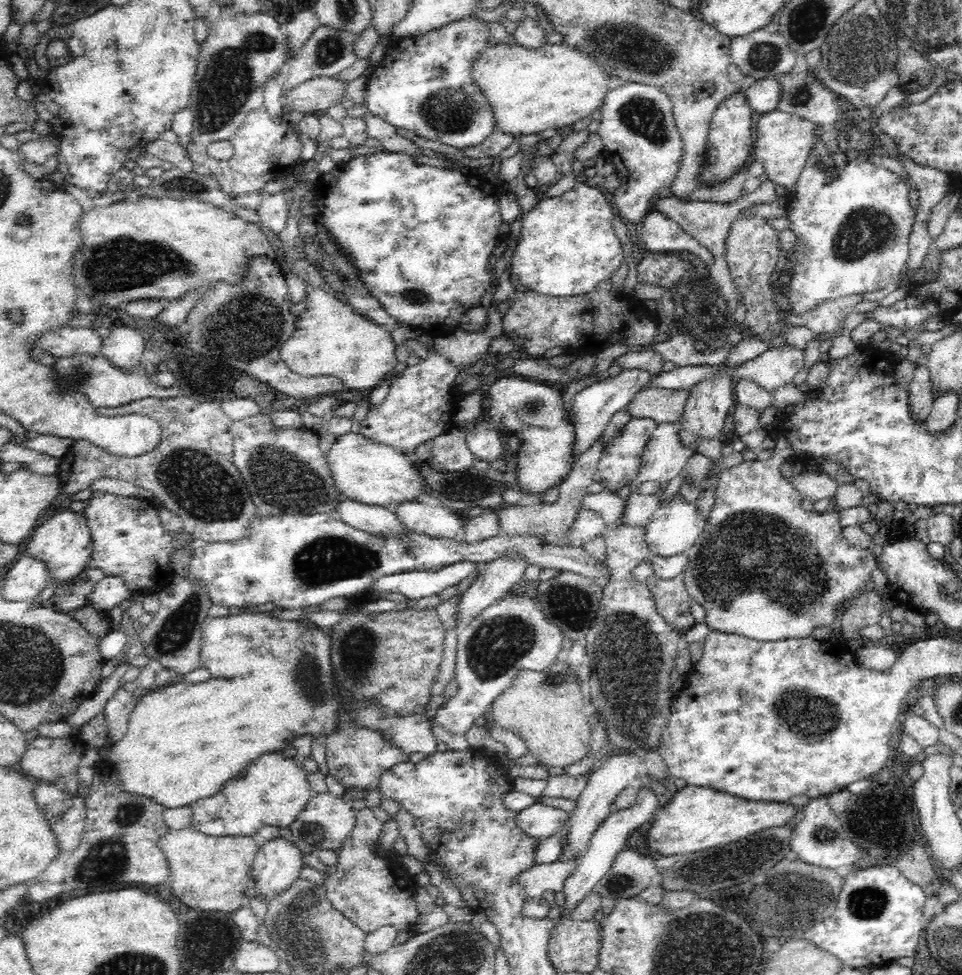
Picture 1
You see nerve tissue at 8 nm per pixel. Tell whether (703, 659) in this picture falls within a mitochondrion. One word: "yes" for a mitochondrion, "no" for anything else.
no

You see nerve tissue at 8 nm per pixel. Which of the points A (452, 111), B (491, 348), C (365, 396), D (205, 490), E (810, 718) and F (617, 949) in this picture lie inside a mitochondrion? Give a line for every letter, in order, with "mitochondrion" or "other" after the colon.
A: mitochondrion
B: other
C: other
D: mitochondrion
E: mitochondrion
F: other

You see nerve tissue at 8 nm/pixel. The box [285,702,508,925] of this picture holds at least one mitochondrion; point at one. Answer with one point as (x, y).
(313, 833)

